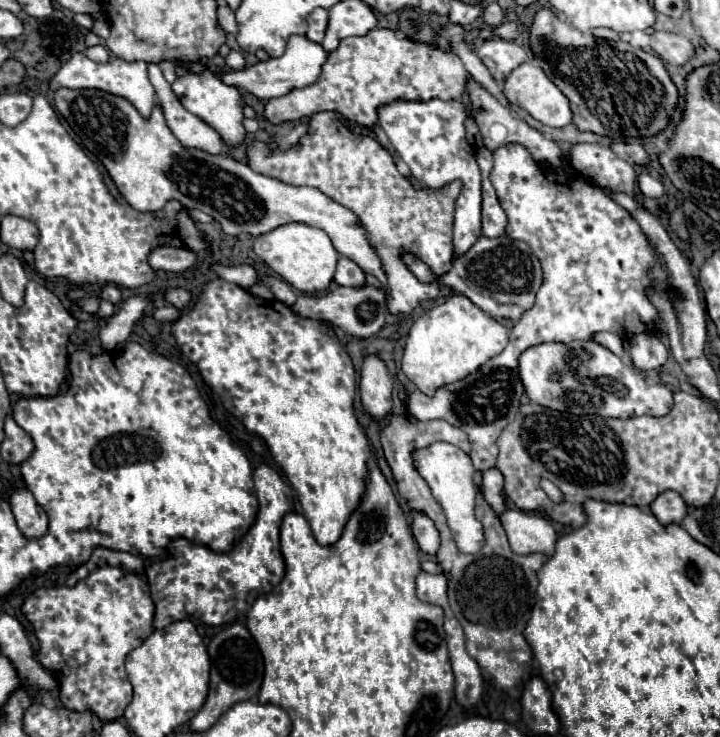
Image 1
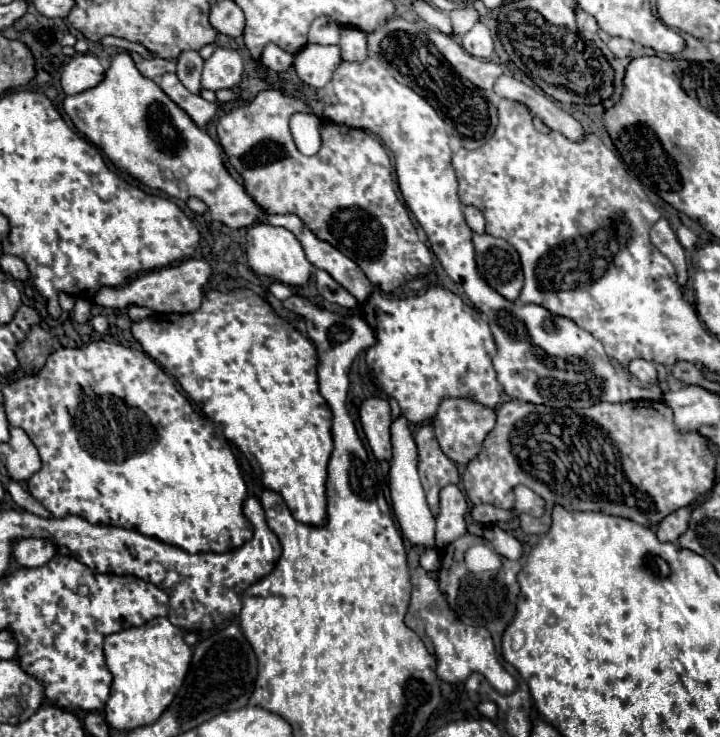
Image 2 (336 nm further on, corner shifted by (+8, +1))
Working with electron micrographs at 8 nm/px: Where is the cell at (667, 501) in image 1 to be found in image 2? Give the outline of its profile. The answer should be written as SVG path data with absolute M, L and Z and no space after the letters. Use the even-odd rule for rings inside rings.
M679 508L675 512L671 512L669 516L665 516L659 524L657 524L657 538L661 542L677 542L677 538L681 536L681 532L685 532L687 522L691 516L691 508Z

